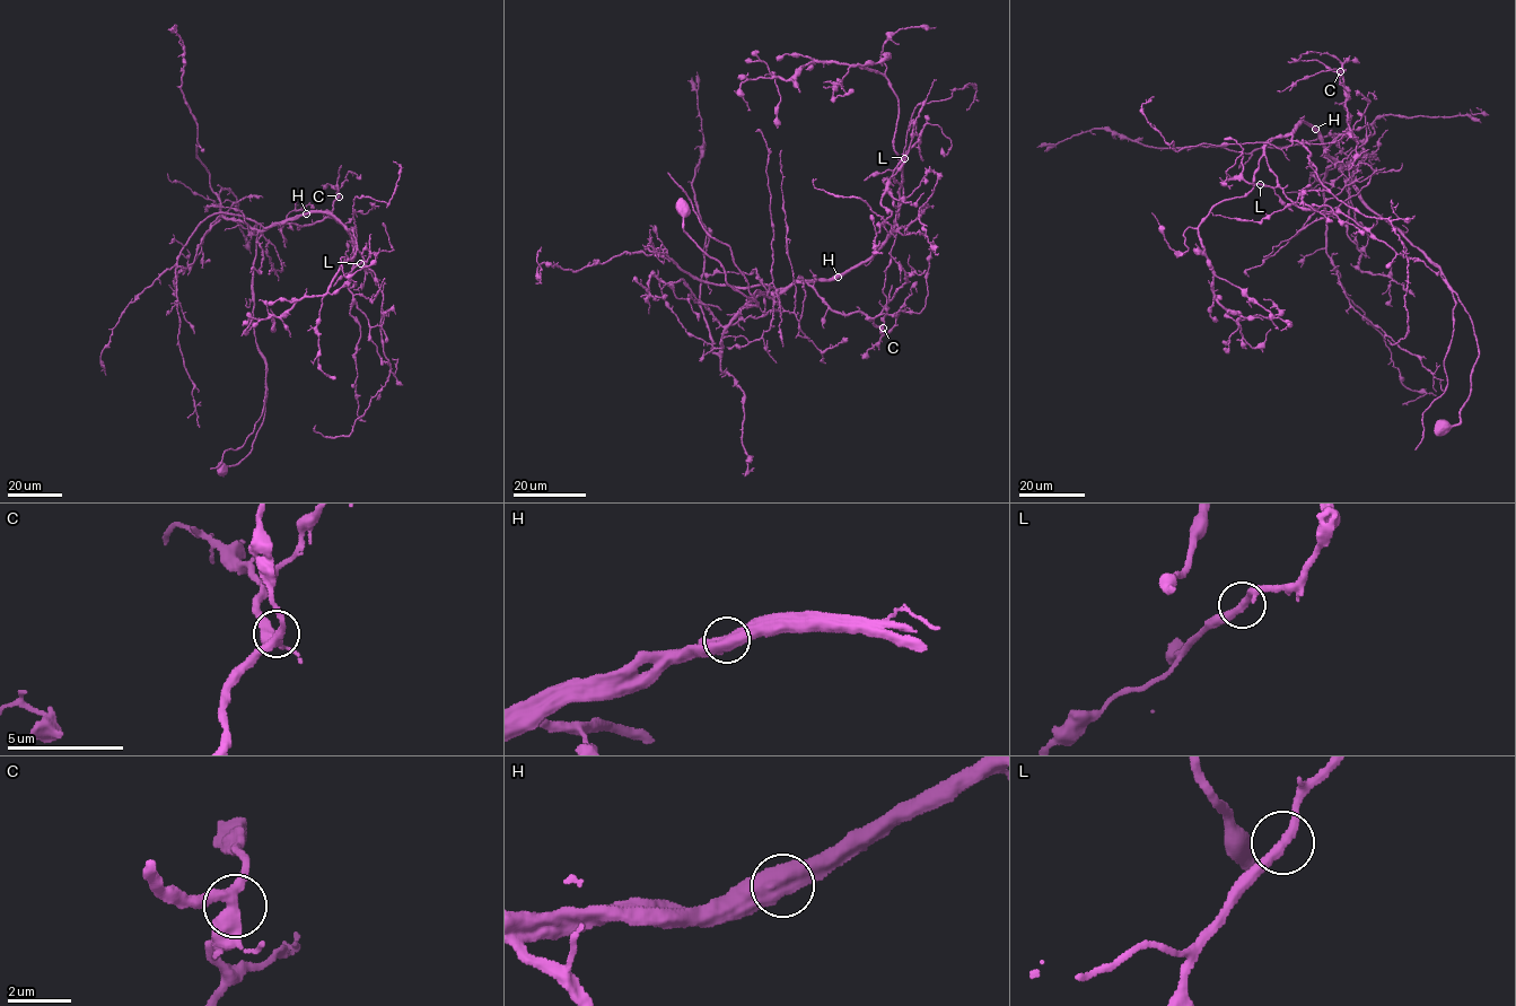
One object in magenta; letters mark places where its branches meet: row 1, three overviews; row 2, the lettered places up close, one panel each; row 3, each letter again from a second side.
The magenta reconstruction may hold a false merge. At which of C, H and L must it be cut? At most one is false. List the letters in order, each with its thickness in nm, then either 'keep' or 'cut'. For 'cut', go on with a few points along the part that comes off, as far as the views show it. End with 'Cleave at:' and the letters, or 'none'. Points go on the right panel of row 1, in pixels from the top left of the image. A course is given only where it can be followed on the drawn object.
C: 400 nm | keep
H: 650 nm | cut | (1315, 129), (1340, 172), (1359, 165), (1363, 142), (1337, 134), (1241, 154), (1146, 147), (1100, 129), (1036, 147)
L: 280 nm | keep
Cleave at: H

